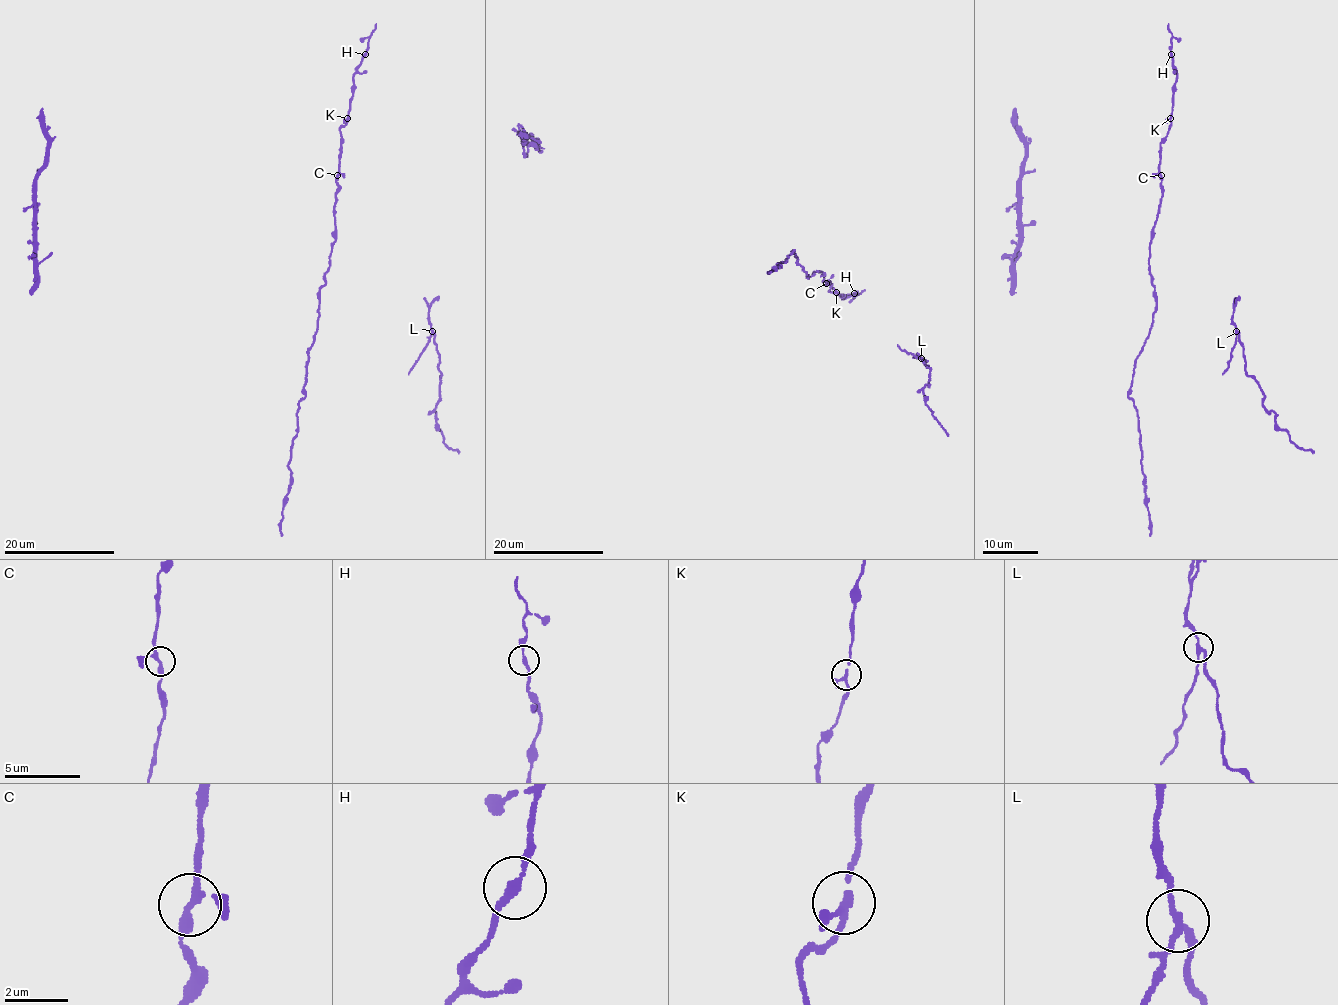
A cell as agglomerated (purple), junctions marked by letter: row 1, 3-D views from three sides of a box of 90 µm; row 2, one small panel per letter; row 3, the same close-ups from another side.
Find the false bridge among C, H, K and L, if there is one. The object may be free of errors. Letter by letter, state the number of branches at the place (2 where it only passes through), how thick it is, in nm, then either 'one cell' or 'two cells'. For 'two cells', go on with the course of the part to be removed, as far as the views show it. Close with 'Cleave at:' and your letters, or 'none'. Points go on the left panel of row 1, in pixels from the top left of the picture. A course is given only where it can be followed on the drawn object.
C: branches 3; calibre 200 nm; one cell
H: branches 2; calibre 220 nm; one cell
K: branches 3; calibre 170 nm; one cell
L: branches 3; calibre 200 nm; two cells; course (432, 331), (430, 341), (408, 374)
Cleave at: L

